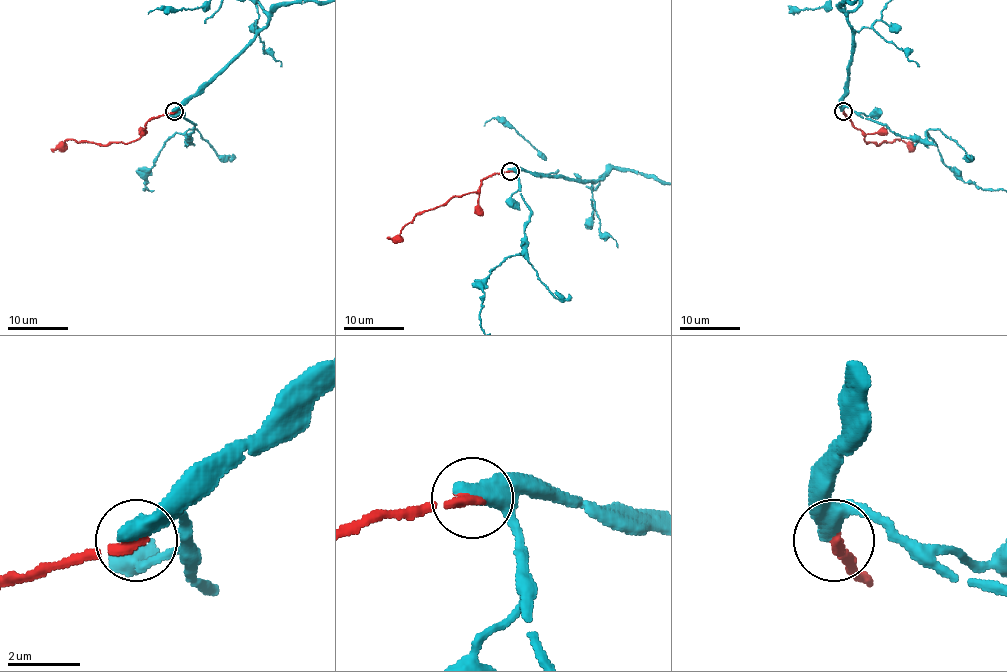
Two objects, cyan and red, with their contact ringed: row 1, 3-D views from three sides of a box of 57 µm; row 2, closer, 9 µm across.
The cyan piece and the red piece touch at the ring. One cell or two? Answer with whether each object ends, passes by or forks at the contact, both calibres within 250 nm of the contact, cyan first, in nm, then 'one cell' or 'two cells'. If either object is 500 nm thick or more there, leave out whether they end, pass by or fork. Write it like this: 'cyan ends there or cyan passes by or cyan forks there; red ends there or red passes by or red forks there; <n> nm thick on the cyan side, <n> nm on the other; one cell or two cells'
550 nm thick on the cyan side, 320 nm on the other; two cells

